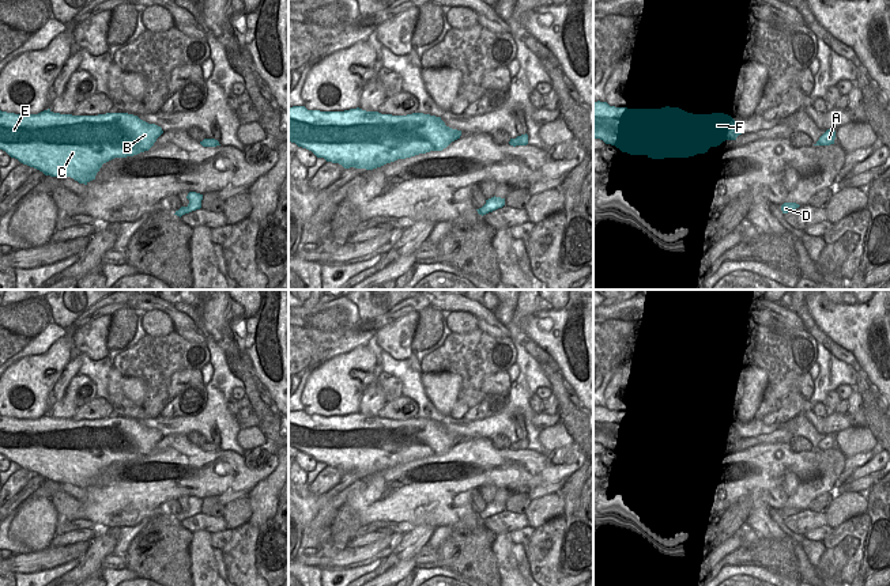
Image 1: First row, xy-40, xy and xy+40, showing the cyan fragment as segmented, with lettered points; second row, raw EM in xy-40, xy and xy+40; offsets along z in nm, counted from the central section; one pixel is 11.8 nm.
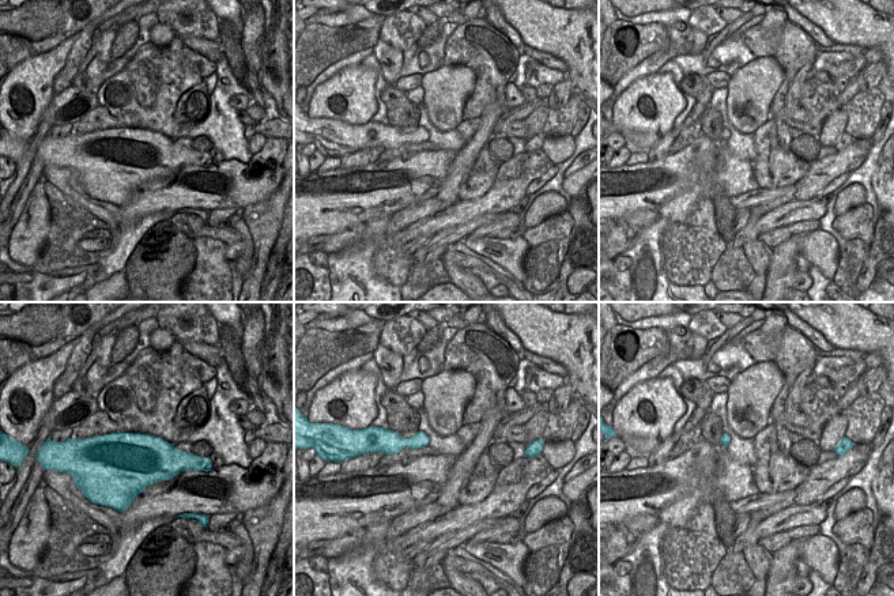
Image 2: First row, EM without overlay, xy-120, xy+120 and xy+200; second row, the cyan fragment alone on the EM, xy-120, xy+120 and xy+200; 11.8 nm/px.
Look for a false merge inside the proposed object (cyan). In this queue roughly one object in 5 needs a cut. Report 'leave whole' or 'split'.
leave whole

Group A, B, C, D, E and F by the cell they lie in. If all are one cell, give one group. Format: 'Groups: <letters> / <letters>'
Groups: A B C D E F.

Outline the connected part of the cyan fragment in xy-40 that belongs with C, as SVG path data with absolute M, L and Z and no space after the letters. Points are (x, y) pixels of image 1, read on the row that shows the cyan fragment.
M50 109L38 114L0 110L0 150L45 175L71 177L84 185L95 179L103 163L148 151L162 133L161 126L128 113L72 116L53 113Z

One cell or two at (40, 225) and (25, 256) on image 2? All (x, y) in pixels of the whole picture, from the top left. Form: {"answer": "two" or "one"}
{"answer": "one"}

